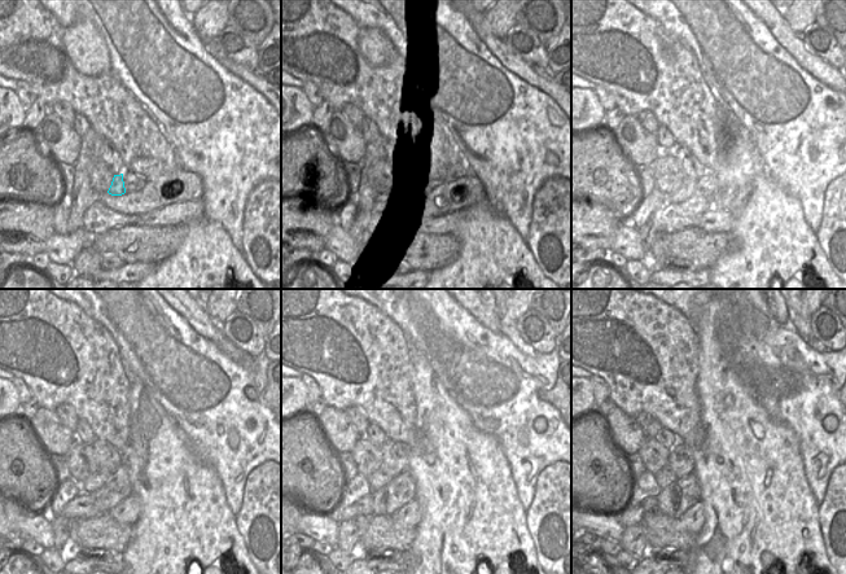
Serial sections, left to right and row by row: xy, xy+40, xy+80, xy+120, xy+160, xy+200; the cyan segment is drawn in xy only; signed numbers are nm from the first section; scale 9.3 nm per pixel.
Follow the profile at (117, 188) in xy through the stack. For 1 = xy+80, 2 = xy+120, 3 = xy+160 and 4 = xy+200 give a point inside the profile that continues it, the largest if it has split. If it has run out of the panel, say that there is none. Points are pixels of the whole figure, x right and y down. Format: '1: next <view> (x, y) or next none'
1: next xy+80 (687, 189)
2: next xy+120 (95, 481)
3: next xy+160 (378, 478)
4: next xy+200 (663, 477)

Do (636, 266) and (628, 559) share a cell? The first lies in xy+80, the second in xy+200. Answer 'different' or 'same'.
same

